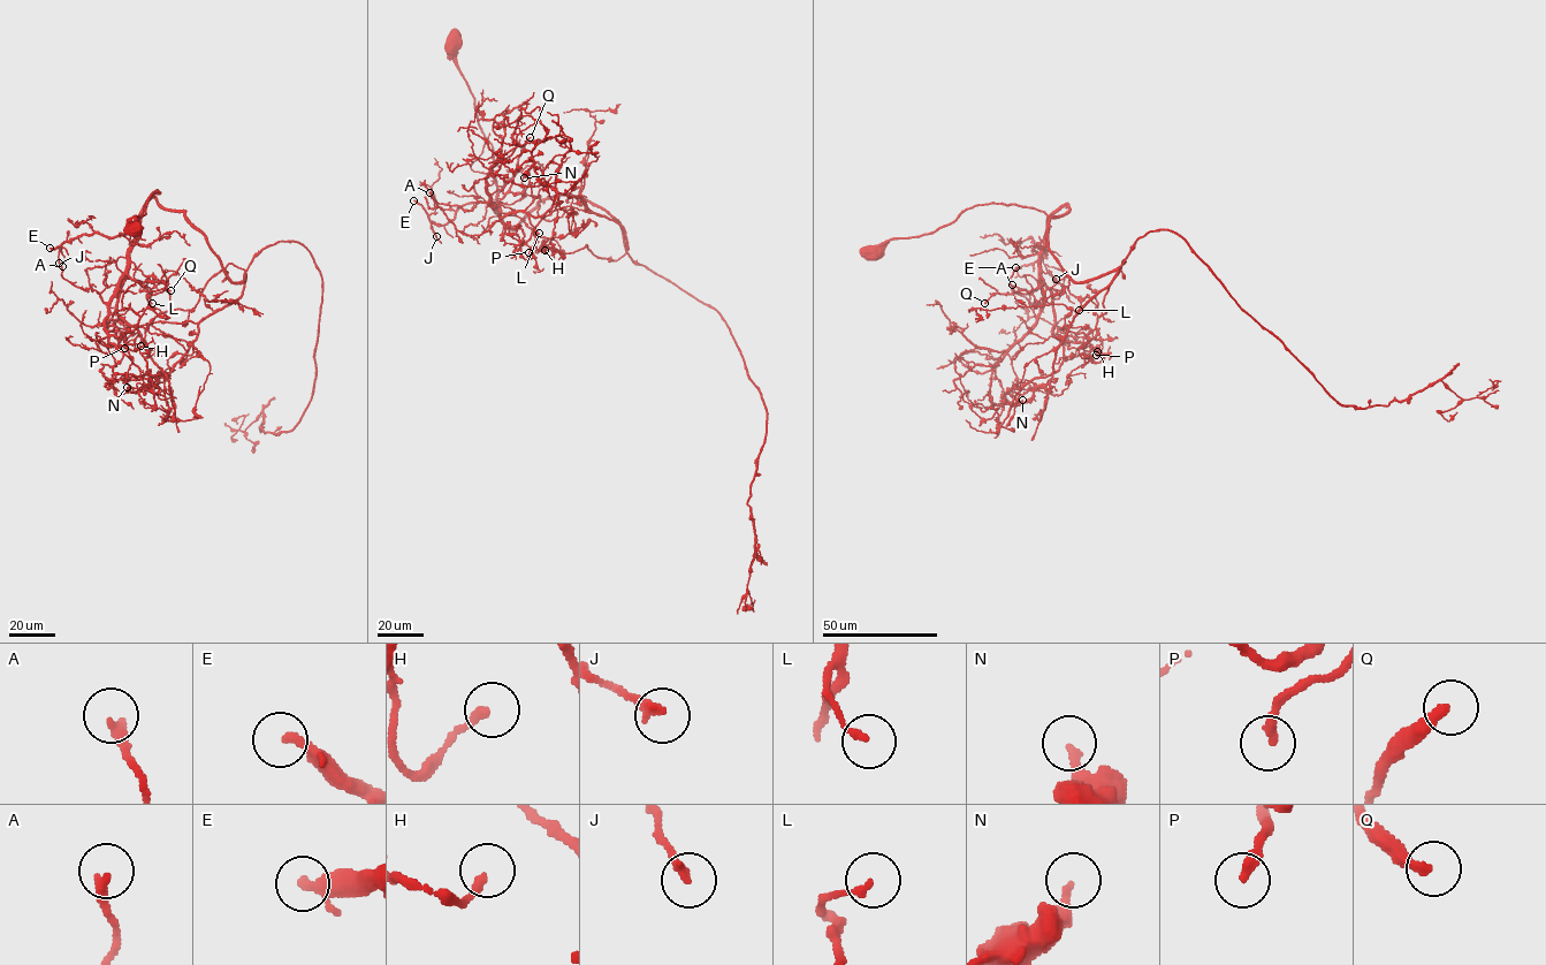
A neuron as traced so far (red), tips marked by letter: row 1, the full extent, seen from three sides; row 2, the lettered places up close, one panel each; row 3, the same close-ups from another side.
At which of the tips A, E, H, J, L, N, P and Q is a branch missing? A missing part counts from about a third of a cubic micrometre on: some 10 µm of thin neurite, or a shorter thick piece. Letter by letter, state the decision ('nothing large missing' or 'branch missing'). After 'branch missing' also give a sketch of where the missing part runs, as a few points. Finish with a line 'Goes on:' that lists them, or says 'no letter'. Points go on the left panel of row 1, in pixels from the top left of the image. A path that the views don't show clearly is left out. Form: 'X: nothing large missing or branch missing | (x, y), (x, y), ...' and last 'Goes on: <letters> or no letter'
A: nothing large missing
E: branch missing
H: branch missing | (141, 346), (154, 343), (162, 346)
J: nothing large missing
L: nothing large missing
N: nothing large missing
P: branch missing
Q: nothing large missing
Goes on: E, H, P

